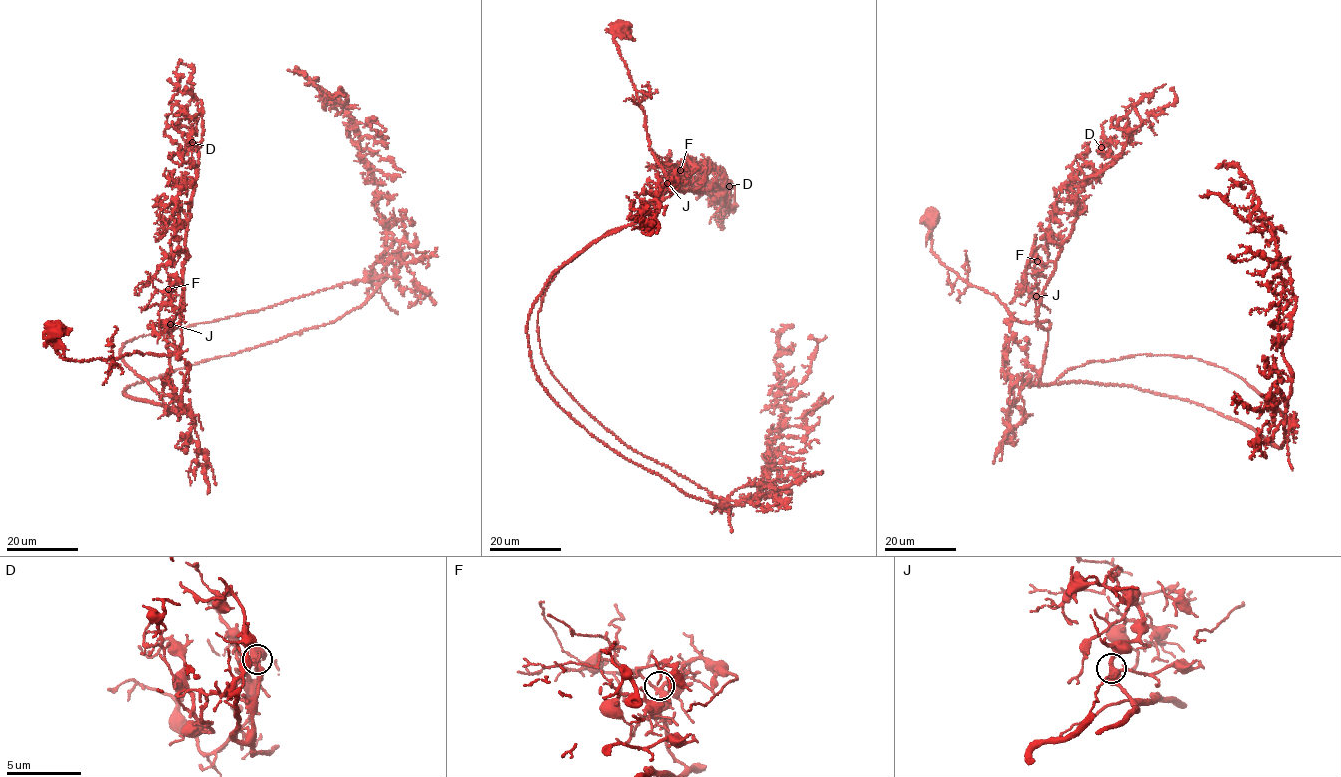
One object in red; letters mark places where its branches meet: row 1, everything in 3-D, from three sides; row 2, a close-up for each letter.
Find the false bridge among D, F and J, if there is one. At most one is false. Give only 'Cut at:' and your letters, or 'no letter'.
Cut at: no letter

